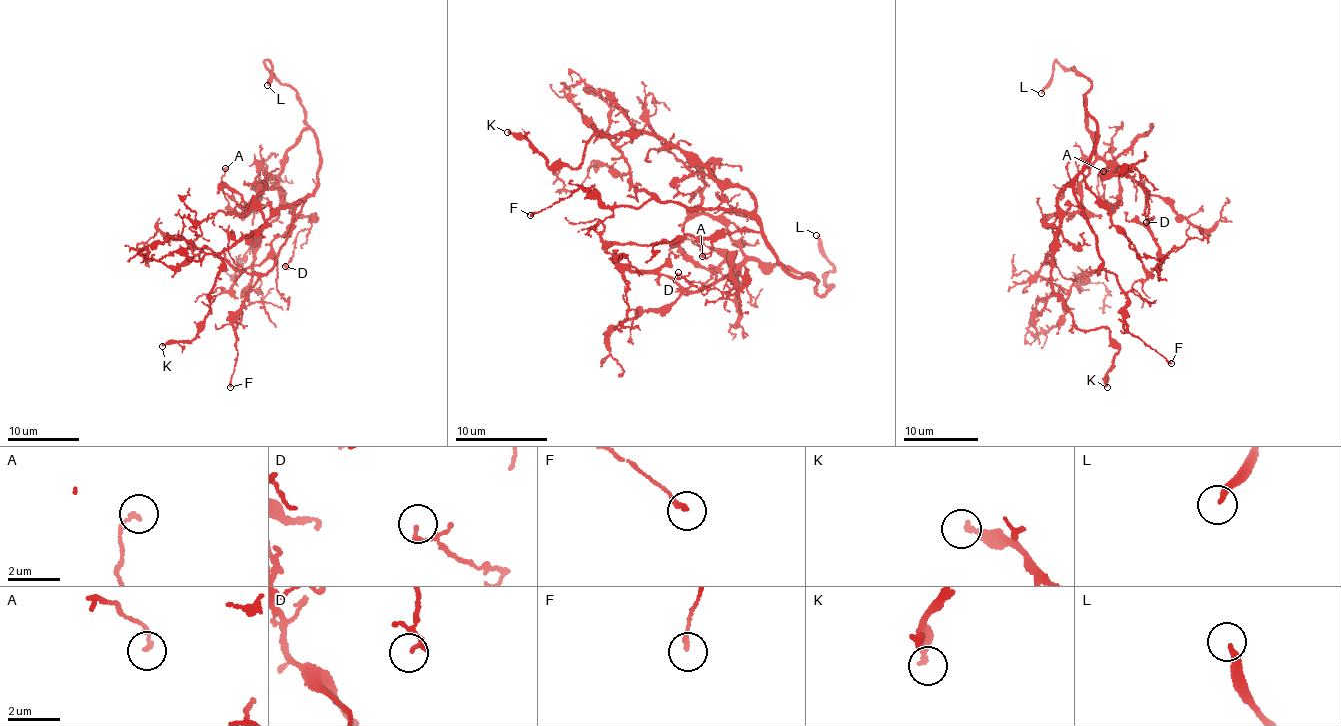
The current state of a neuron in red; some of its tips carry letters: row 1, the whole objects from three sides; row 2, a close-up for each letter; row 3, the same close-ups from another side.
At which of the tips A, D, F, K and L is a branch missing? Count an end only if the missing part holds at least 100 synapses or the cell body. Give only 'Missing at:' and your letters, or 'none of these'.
Missing at: L

